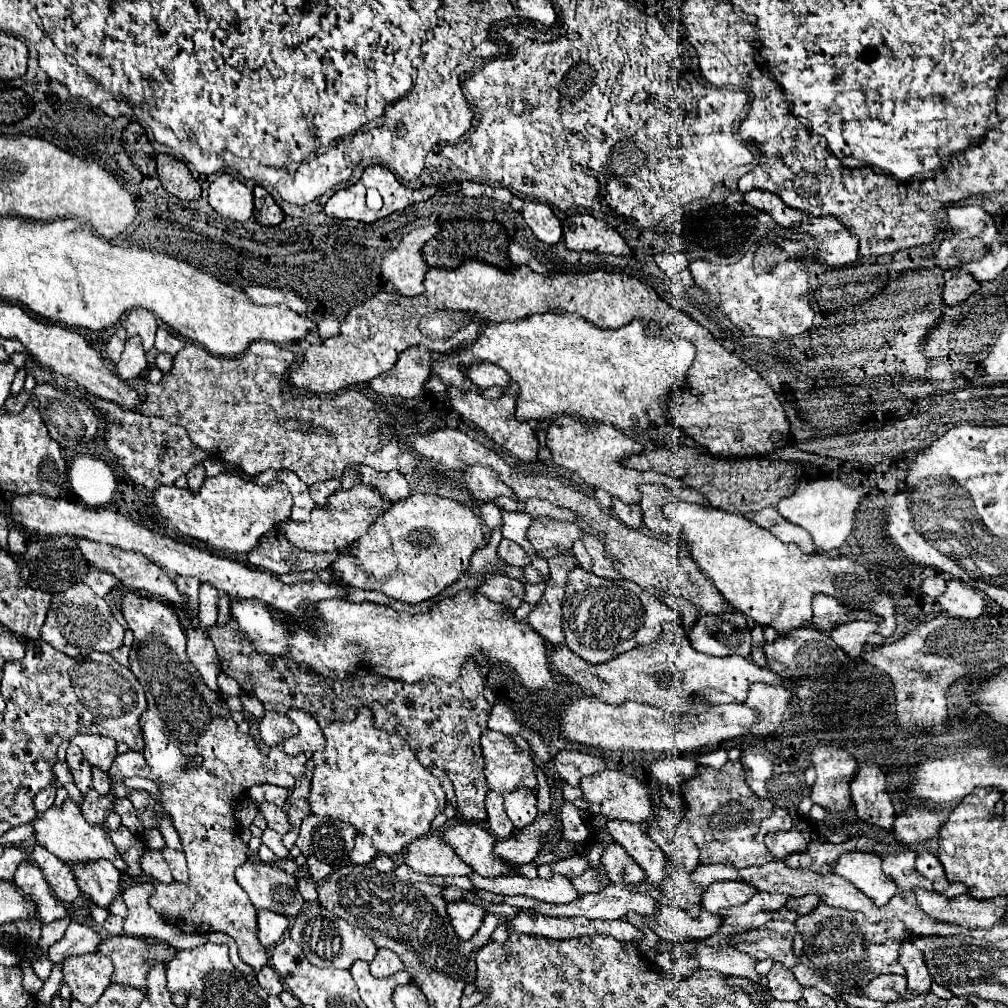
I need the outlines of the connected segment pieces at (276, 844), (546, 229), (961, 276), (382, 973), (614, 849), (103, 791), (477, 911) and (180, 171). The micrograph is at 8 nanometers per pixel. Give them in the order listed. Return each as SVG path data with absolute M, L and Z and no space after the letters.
M267 827L267 829L263 831L261 841L277 855L277 859L285 859L285 857L287 857L287 849L285 849L285 845L283 845L283 841L281 841L281 835L275 833L273 829Z
M525 201L521 215L539 241L543 241L547 245L555 245L563 237L561 221L551 215L551 209L547 205Z
M947 269L945 271L943 301L947 305L959 305L977 289L979 289L979 281L965 269Z
M379 949L375 955L375 961L371 961L371 973L375 977L391 977L403 969L405 969L403 961L389 949Z
M611 843L605 849L601 863L605 865L611 883L641 883L647 879L639 863L633 861L633 857L619 843Z
M91 767L91 775L93 775L93 789L95 789L99 795L107 795L107 793L111 791L111 783L109 783L107 773L99 771L97 767Z
M457 901L457 903L449 903L447 905L451 923L455 925L455 933L459 933L459 939L467 941L471 939L477 929L483 925L483 917L487 915L487 911L481 905L469 903L469 901Z
M157 155L157 175L163 187L183 201L201 197L201 187L183 161L171 155Z

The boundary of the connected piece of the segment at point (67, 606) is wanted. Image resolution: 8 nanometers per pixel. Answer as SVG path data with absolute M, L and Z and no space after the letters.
M77 583L63 593L55 593L51 609L47 611L45 625L41 629L41 639L71 657L87 657L93 651L109 653L123 645L125 629L113 617L109 605L97 597L85 583Z

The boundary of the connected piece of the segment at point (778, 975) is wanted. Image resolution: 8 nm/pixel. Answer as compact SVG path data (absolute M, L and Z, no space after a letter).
M773 963L773 969L767 973L767 989L779 1001L799 1001L803 991L795 975L781 963Z

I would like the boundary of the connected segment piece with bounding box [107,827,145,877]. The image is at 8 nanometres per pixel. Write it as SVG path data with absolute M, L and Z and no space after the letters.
M121 827L119 831L109 831L109 837L111 841L115 843L115 847L119 849L123 861L127 863L127 871L123 871L123 875L129 875L129 877L137 877L141 875L141 867L139 867L139 857L145 849L145 843L143 843L143 837L129 831L127 827Z

